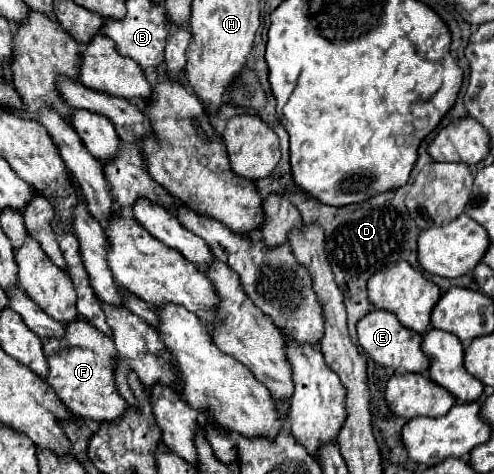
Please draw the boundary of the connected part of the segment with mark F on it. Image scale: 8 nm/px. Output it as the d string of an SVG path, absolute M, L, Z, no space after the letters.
M78 318L66 324L66 336L62 340L44 342L44 352L50 366L50 374L46 380L74 416L92 418L94 422L118 420L124 416L128 406L114 382L118 352L108 336L96 330L90 322Z

